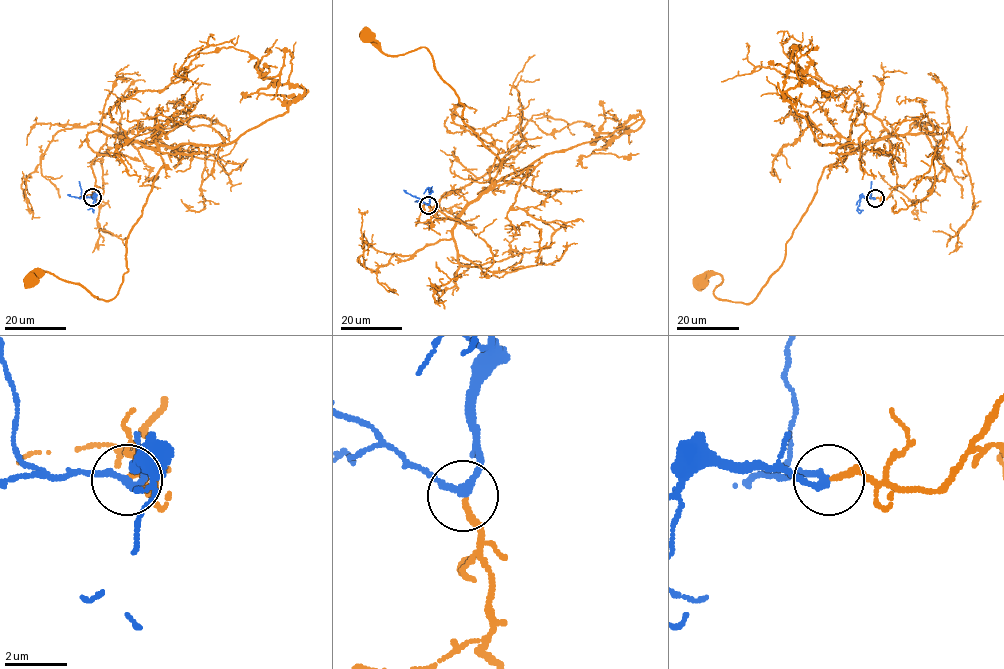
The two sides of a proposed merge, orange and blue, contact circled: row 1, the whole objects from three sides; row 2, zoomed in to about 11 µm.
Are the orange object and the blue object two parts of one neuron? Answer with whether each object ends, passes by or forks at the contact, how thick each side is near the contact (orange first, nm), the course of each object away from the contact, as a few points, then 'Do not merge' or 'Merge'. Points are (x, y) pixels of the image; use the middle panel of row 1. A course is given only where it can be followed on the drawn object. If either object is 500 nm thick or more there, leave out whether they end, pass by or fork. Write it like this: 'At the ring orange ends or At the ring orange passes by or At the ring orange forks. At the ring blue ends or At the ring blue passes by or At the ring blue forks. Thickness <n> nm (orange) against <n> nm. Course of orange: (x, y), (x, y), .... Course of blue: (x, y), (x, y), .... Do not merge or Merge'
At the ring orange ends. At the ring blue passes by. Thickness 200 nm (orange) against 200 nm. Course of orange: (428, 205), (431, 227), (454, 219), (487, 189), (500, 160), (464, 122), (425, 48), (388, 55), (366, 34). Course of blue: (428, 205), (431, 191), (427, 187), (428, 191). Merge

